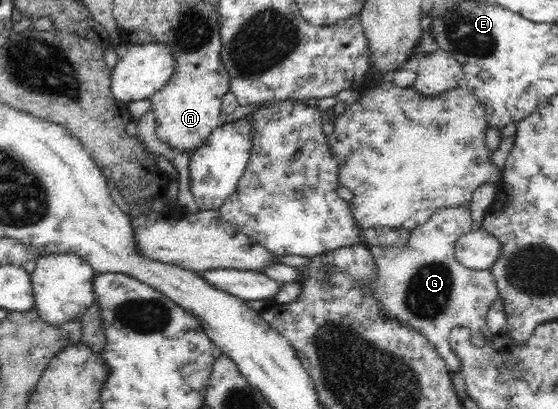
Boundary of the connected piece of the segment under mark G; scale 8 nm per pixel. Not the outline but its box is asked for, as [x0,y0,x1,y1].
[368,204,498,373]

